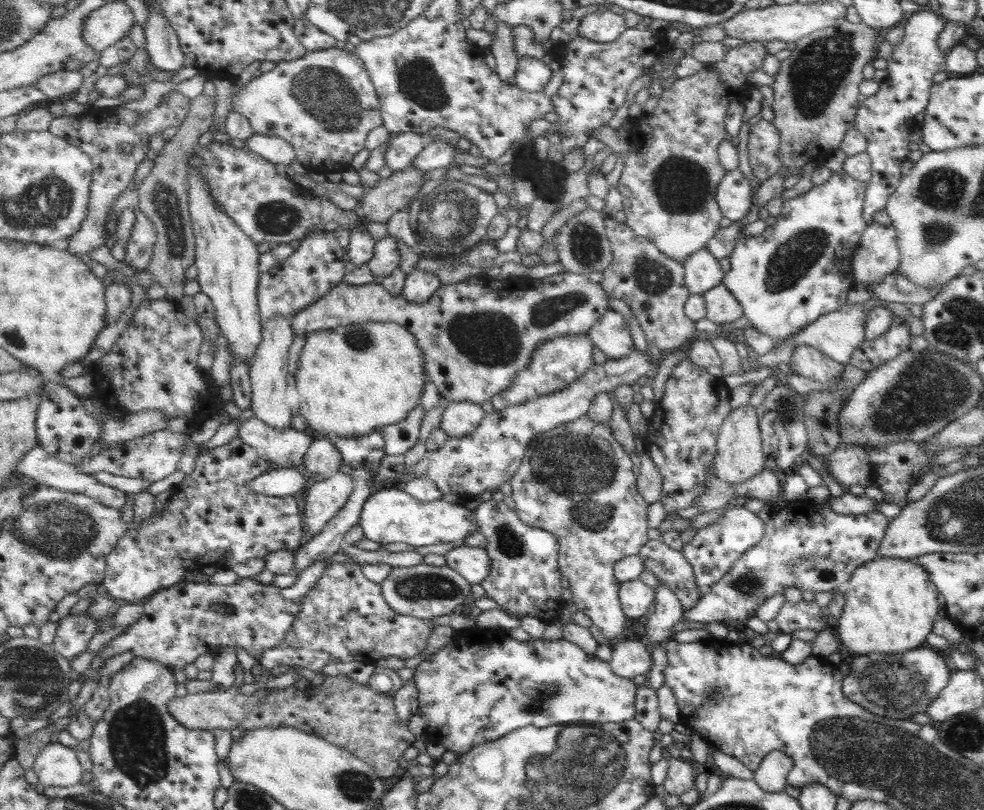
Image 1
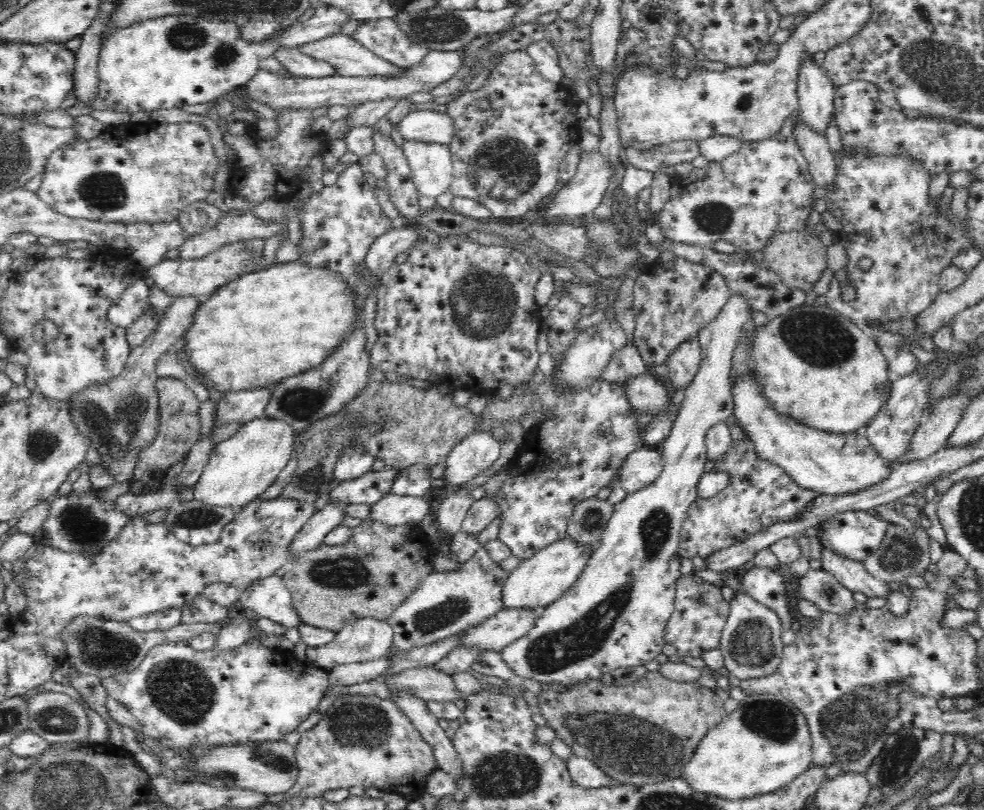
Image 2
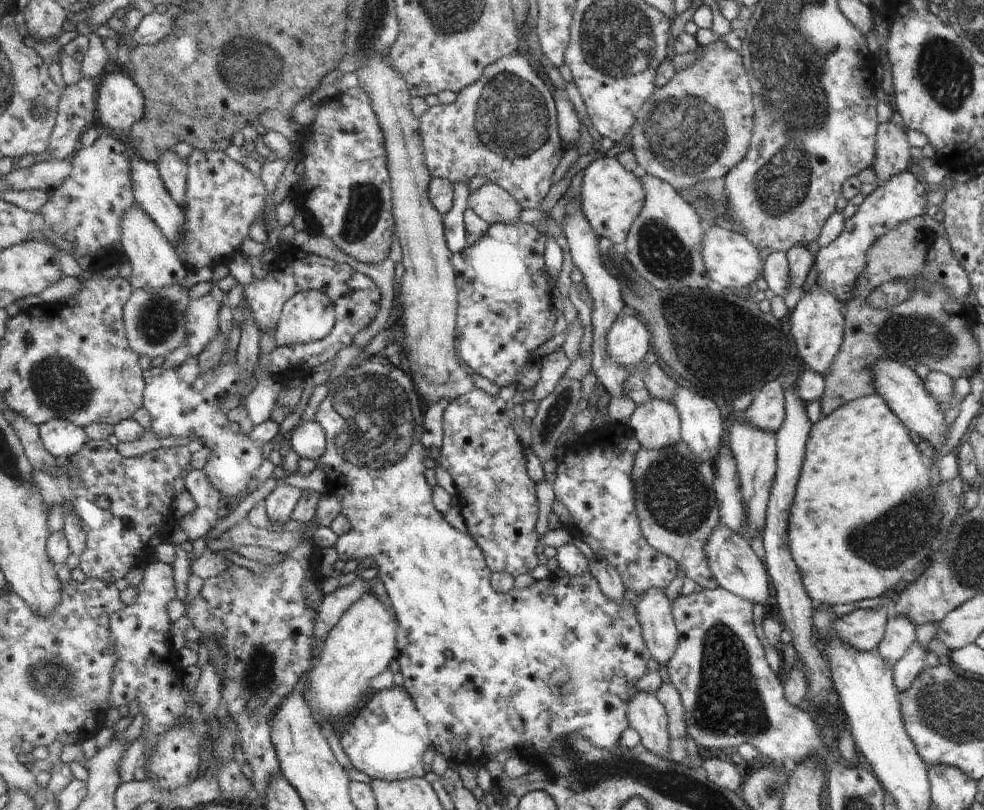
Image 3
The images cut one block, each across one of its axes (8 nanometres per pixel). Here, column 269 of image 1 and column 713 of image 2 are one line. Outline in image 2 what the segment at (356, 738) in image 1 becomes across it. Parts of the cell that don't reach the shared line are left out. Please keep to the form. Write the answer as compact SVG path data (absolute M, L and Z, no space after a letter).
M660 671L646 672L634 683L620 686L608 684L603 678L565 689L553 686L542 690L537 697L546 725L551 727L558 739L571 747L574 755L592 760L618 784L638 786L684 776L685 764L692 758L699 742L727 715L722 698L714 689L700 685L698 681L674 681Z

